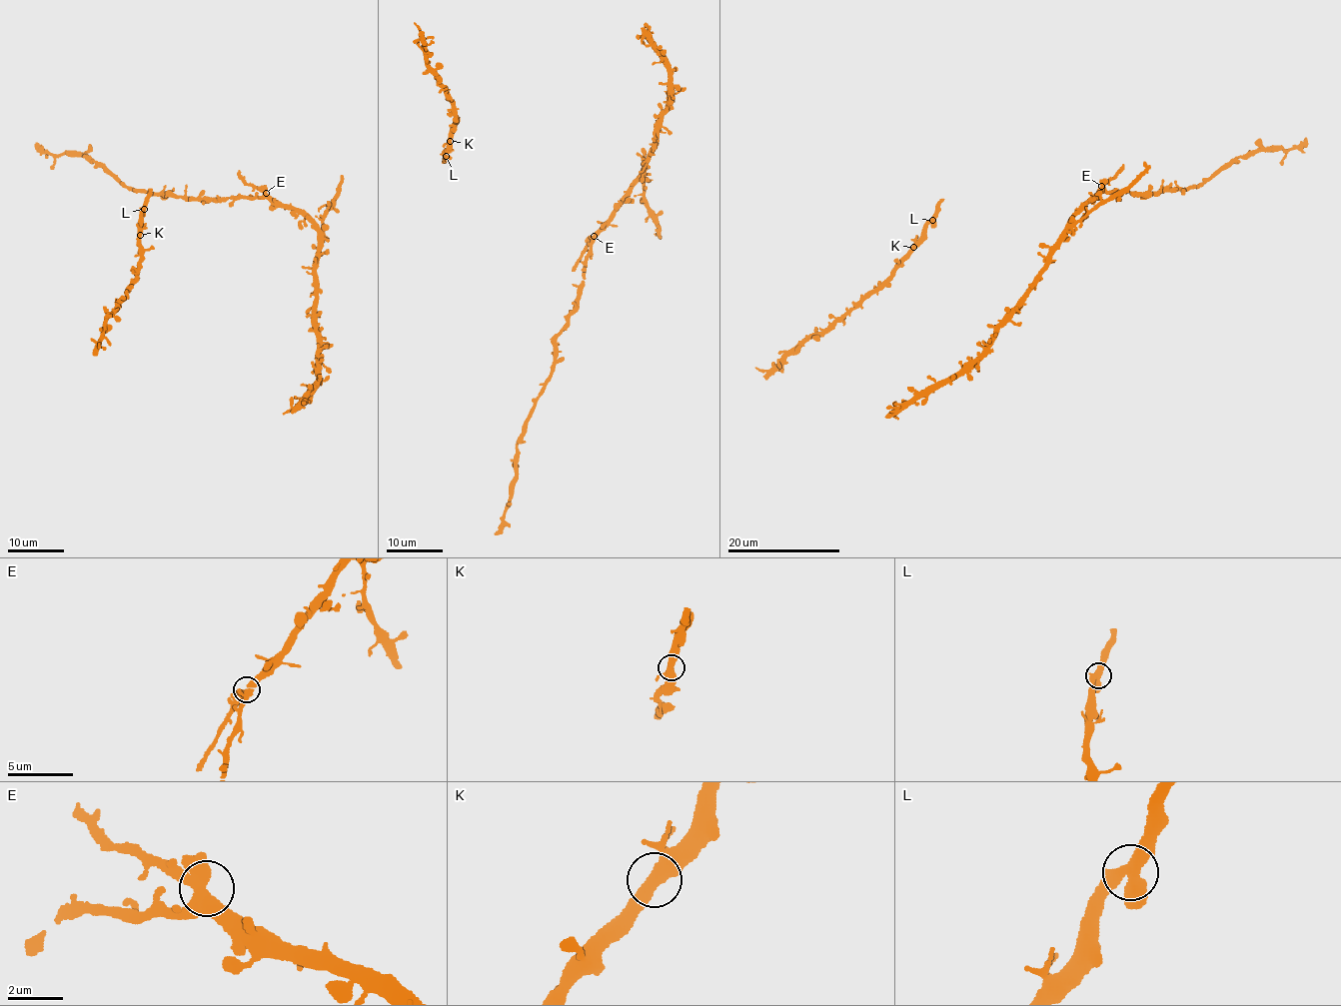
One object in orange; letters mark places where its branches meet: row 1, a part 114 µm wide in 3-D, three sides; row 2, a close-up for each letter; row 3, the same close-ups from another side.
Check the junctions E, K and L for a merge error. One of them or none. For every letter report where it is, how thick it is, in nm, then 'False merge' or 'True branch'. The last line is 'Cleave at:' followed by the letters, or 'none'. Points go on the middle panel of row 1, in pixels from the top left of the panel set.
E: Place: (594, 236). Thickness 420 nm. True branch
K: Place: (450, 141). Thickness 380 nm. True branch
L: Place: (446, 156). Thickness 420 nm. True branch
Cleave at: none

